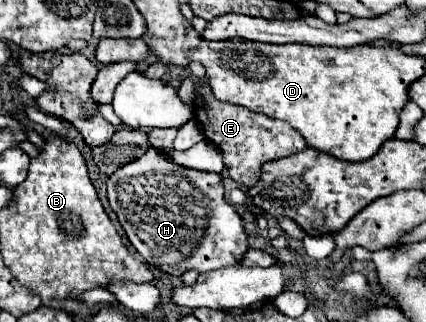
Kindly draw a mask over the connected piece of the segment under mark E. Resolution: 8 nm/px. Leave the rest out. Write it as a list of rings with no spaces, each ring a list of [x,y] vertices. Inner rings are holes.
[[[201,80],[201,84],[197,86],[195,104],[197,104],[195,106],[195,118],[201,122],[205,138],[221,150],[223,164],[227,166],[229,176],[237,184],[243,184],[243,186],[255,184],[259,178],[259,166],[261,164],[265,164],[269,160],[277,160],[277,158],[297,154],[297,152],[307,148],[305,138],[295,128],[291,128],[291,124],[263,116],[263,114],[257,114],[257,112],[251,112],[243,106],[235,106],[235,104],[227,104],[227,102],[217,100],[213,96],[207,80]]]

